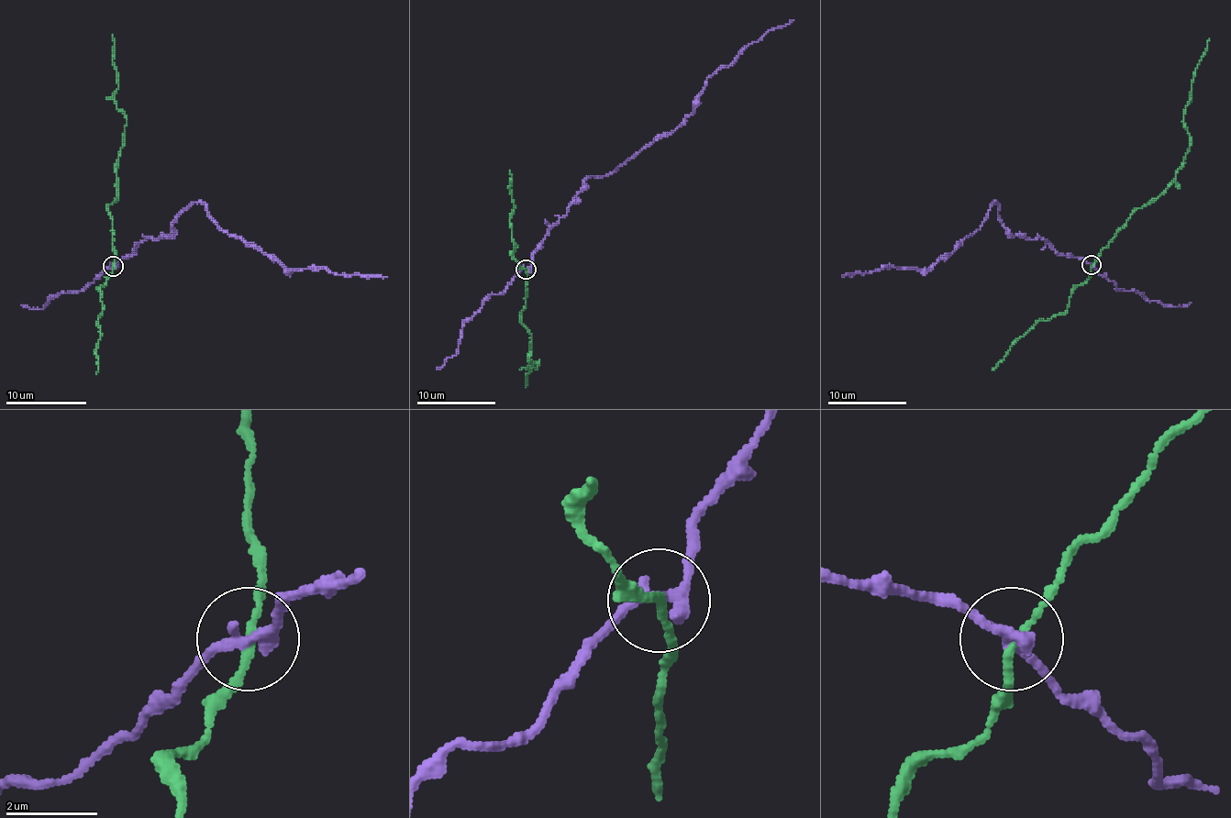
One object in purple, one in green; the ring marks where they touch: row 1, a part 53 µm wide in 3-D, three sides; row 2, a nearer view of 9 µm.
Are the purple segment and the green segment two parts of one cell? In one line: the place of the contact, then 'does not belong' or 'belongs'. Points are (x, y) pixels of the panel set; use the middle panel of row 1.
(526, 269) | does not belong

